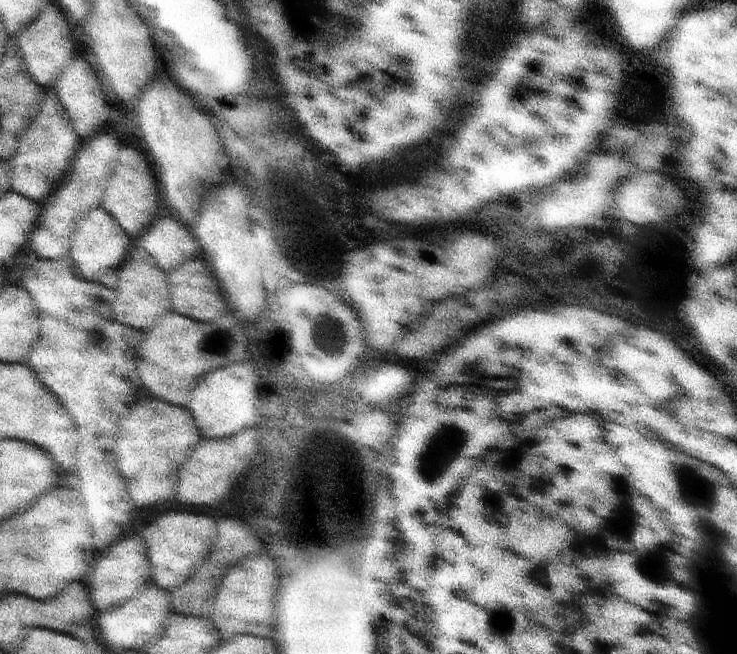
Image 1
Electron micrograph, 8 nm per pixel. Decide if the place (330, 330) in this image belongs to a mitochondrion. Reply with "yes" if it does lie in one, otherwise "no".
yes

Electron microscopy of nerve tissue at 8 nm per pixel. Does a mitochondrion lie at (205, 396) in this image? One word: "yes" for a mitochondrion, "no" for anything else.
no

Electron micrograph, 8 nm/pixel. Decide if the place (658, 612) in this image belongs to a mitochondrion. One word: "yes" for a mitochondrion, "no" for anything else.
no

